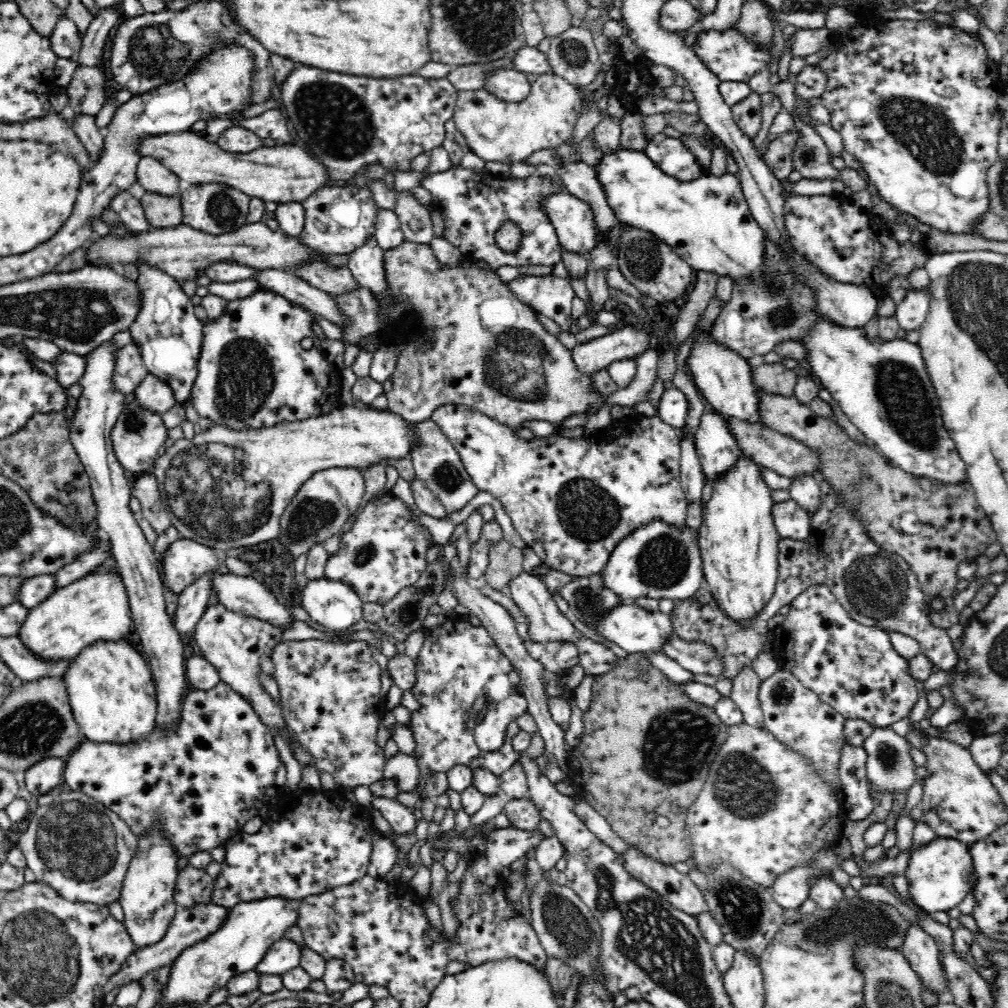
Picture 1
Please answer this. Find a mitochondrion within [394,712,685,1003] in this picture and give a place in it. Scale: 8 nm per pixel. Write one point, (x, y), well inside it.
(575, 935)

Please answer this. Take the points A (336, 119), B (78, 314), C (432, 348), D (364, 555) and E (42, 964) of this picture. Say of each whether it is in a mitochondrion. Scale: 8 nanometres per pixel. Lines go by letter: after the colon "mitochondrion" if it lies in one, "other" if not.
A: mitochondrion
B: mitochondrion
C: other
D: mitochondrion
E: mitochondrion

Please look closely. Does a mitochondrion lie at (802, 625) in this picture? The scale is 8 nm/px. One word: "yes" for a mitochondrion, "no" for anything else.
no

